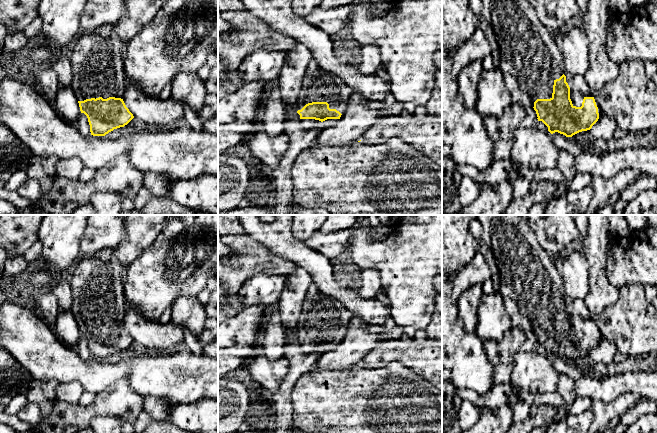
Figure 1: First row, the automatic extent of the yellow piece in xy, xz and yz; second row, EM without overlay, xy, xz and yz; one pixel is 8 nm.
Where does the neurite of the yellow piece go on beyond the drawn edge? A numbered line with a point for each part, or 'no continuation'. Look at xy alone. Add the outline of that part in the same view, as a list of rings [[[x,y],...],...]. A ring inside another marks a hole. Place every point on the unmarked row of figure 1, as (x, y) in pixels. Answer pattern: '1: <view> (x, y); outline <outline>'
1: xy (97, 284); outline [[[112,248],[84,255],[68,277],[72,289],[71,312],[78,325],[99,321],[123,323],[125,270],[126,267],[114,258]]]

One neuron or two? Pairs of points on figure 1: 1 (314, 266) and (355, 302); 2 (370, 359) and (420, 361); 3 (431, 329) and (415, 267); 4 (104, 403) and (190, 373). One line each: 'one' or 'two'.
1: one
2: one
3: two
4: two

